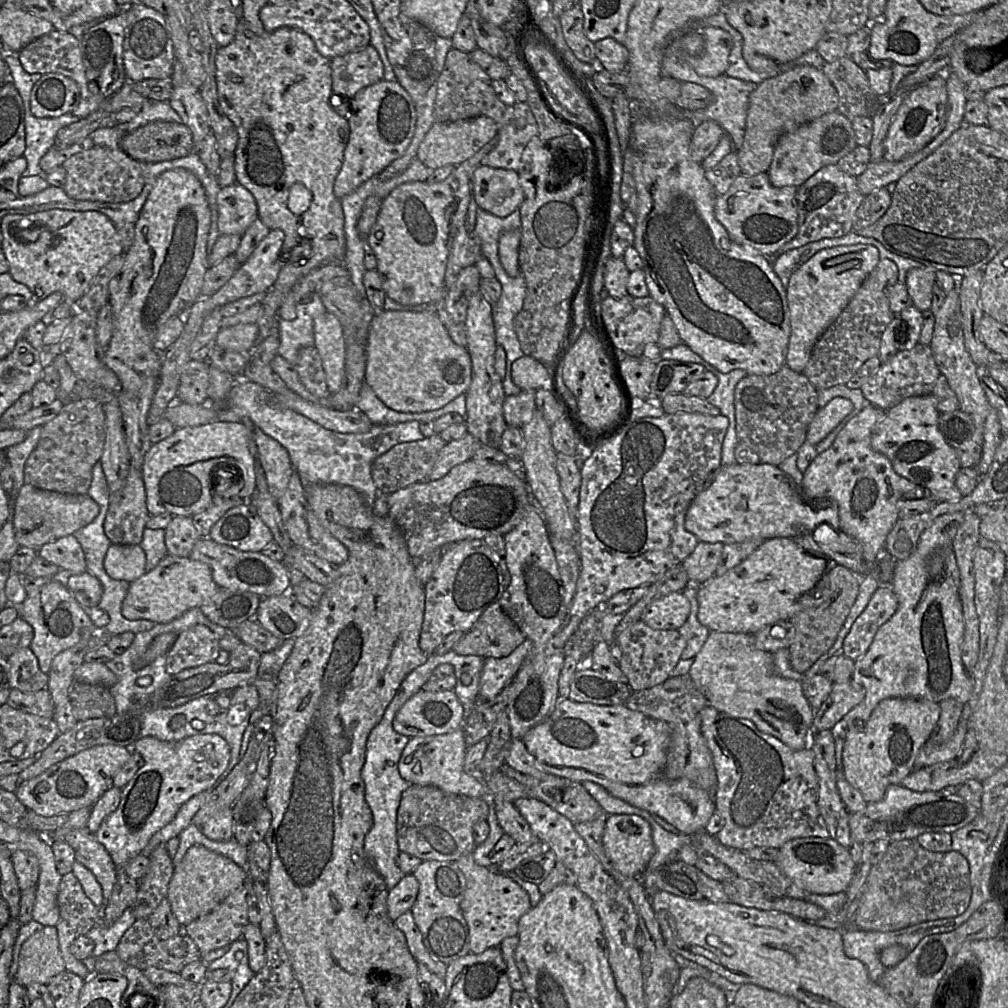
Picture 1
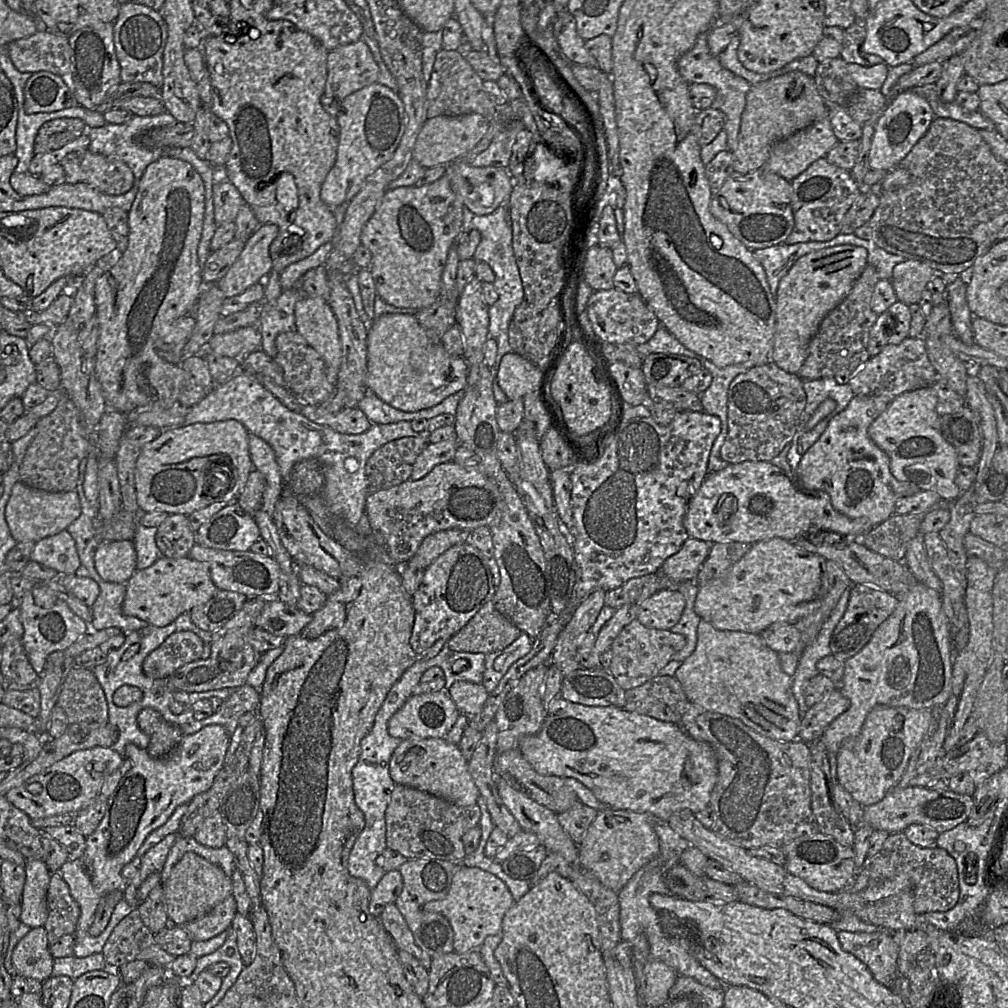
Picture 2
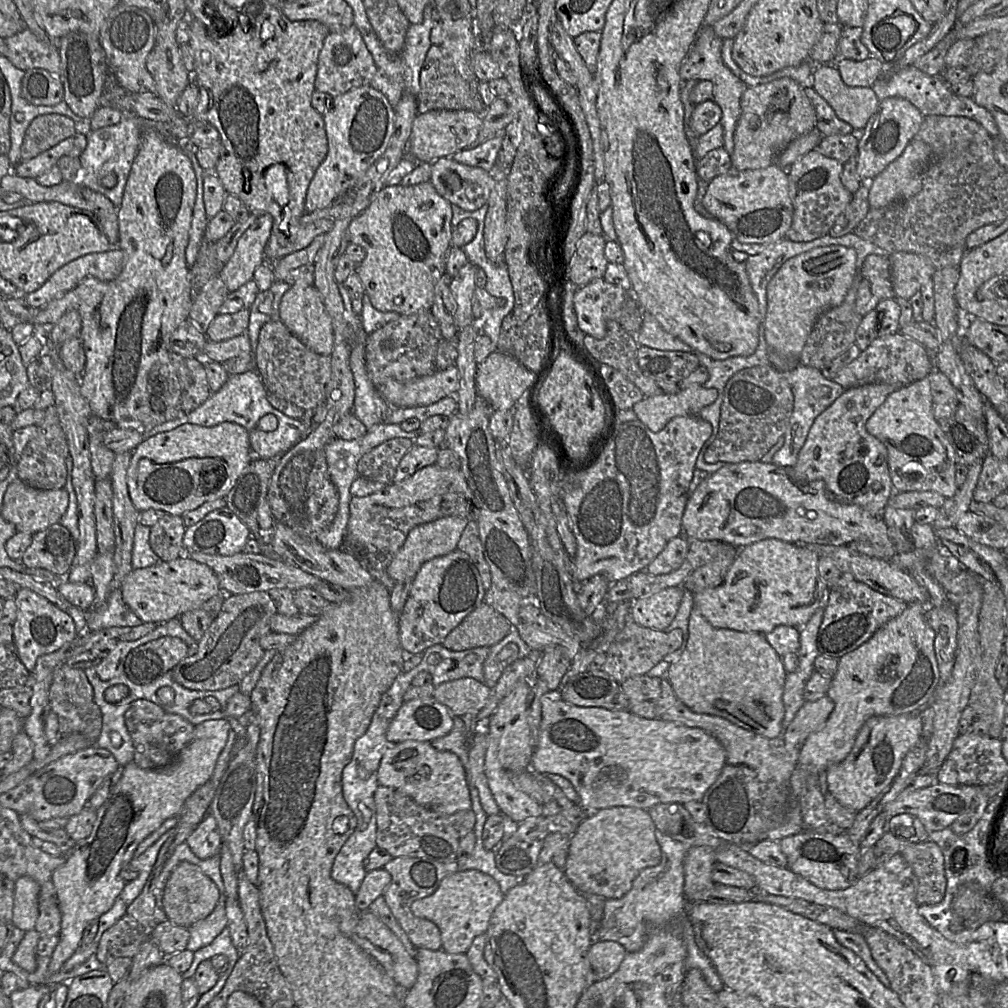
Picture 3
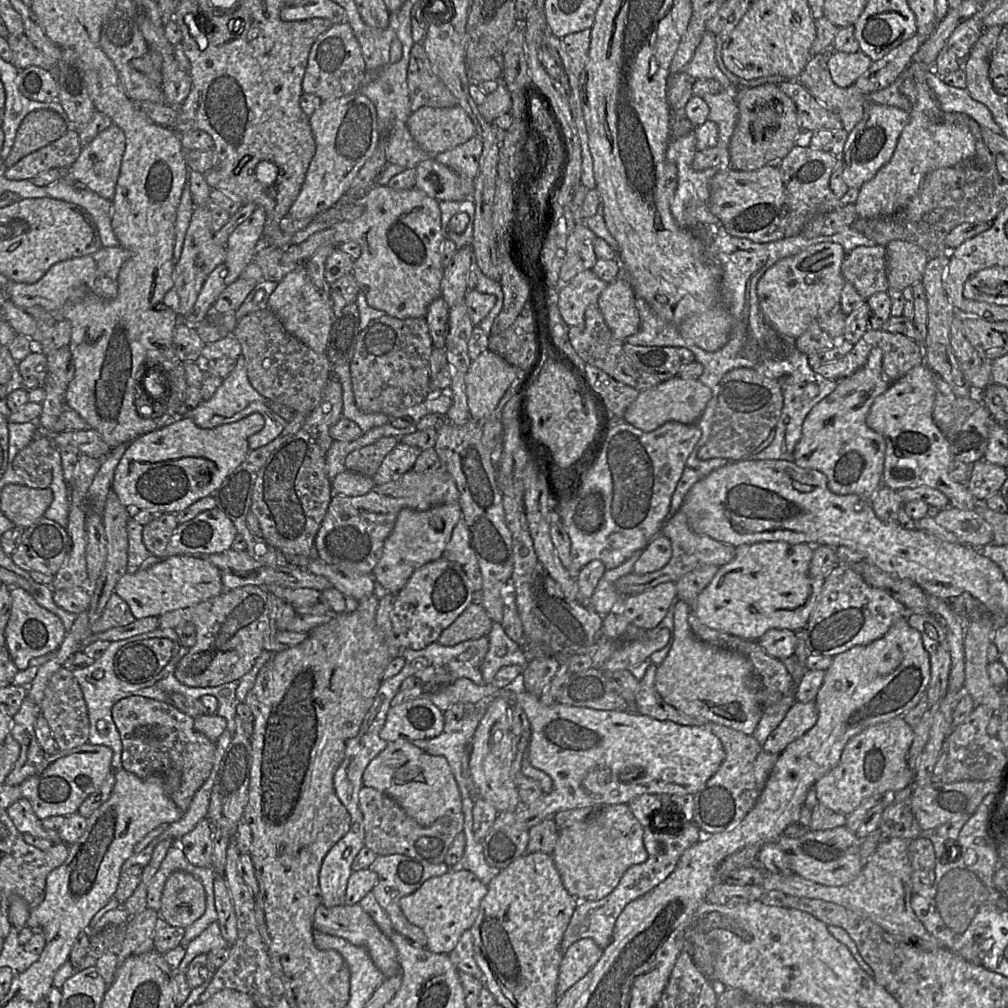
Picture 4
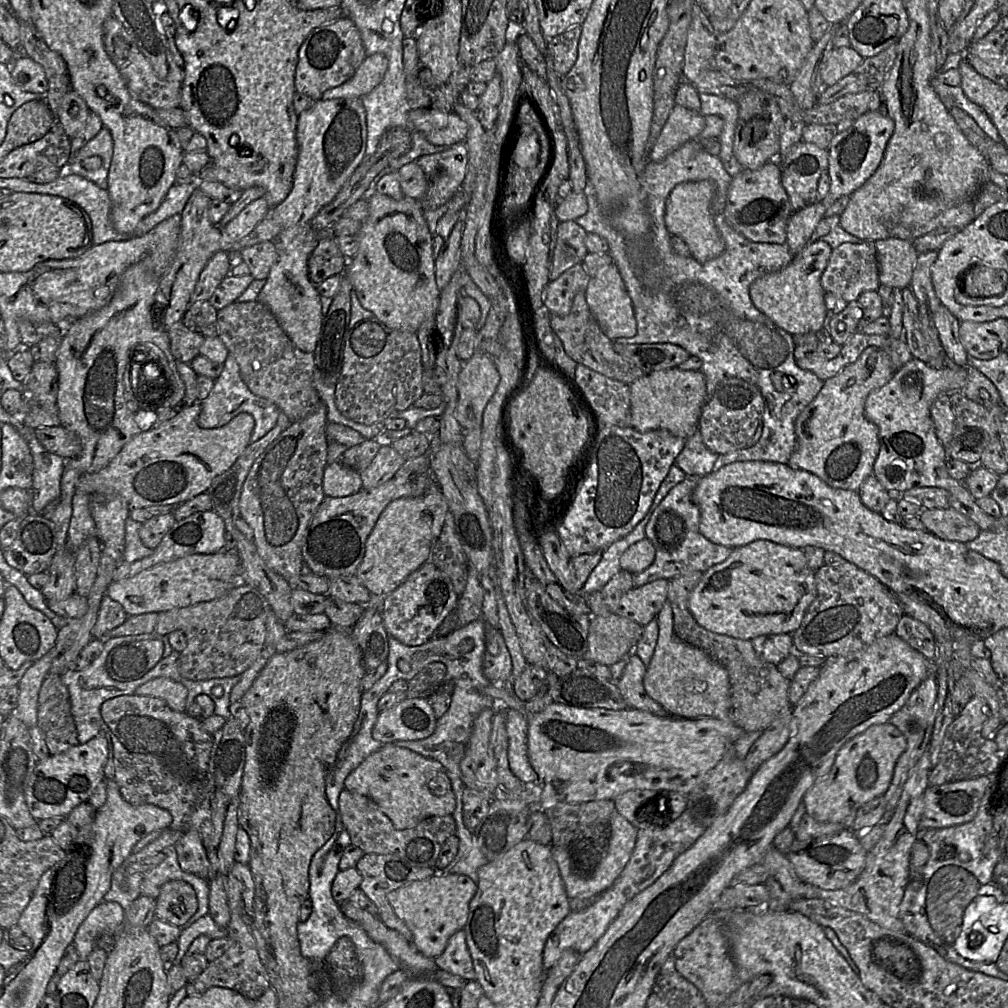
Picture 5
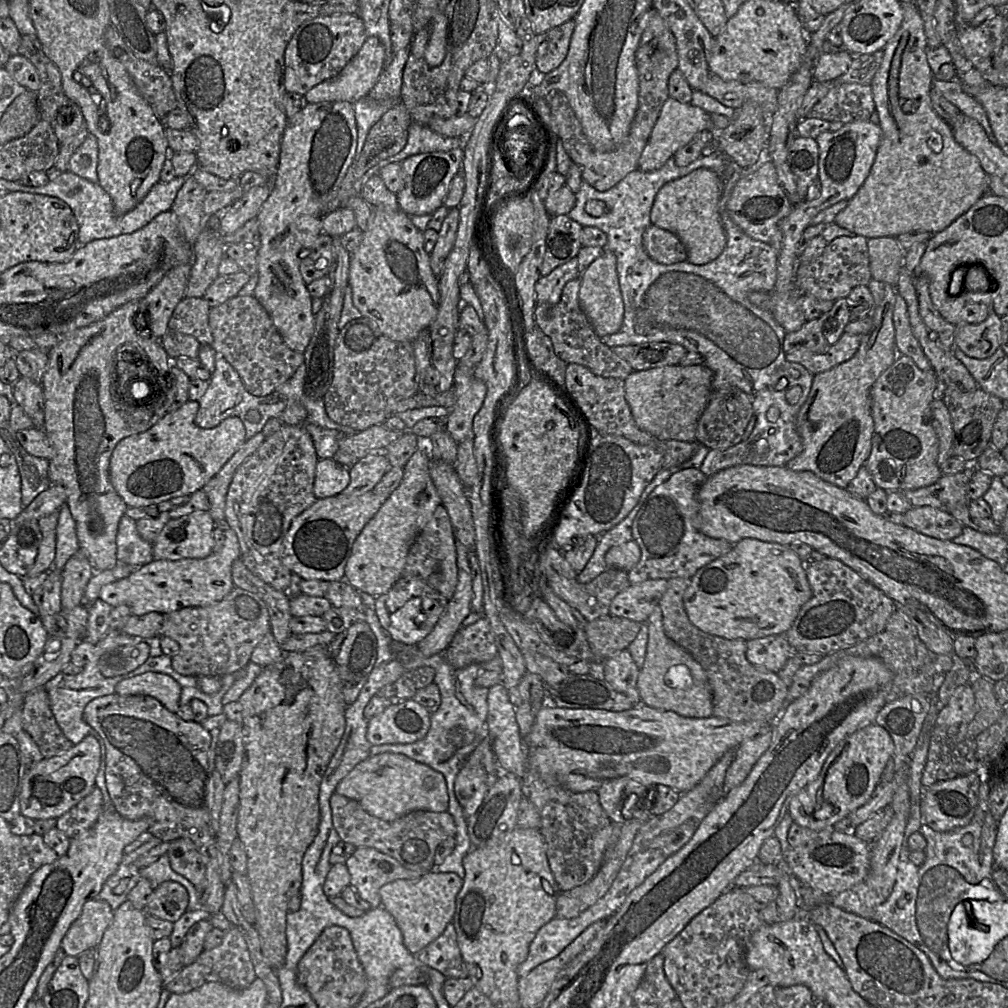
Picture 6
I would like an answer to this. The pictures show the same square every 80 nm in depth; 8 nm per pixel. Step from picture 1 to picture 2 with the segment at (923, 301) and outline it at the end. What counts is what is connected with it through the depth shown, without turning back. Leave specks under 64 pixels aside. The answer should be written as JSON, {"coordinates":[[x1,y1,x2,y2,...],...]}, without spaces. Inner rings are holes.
{"coordinates":[[906,259,893,268,892,285,898,301,918,305,928,283,938,275,936,269,922,261]]}

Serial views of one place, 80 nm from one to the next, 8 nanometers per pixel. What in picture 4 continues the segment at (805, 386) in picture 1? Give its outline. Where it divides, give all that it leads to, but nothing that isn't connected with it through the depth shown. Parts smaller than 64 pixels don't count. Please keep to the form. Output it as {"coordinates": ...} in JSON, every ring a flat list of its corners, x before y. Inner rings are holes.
{"coordinates":[[737,368,728,372,719,383,710,437,699,450,699,459,705,461,721,458,737,462,759,452,772,442,773,430,782,407,783,396,776,380,749,368]]}

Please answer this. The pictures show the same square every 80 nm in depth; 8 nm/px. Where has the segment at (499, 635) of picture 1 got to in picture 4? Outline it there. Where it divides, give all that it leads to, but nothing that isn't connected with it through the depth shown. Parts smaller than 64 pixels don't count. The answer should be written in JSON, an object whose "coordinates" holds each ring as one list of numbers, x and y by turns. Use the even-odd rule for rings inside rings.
{"coordinates":[[472,603,442,631,438,642,443,646,455,646,488,636,493,623,482,605]]}

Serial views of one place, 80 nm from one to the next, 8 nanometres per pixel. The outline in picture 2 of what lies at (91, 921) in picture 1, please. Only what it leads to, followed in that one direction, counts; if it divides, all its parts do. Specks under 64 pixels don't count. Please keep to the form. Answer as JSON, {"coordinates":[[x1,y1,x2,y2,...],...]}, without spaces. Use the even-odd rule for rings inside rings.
{"coordinates":[[52,873,47,890,47,909,48,916,43,927,47,932,49,943,54,943,61,937,71,934,74,935,77,922,80,917,80,907,71,896,67,883,59,873]]}

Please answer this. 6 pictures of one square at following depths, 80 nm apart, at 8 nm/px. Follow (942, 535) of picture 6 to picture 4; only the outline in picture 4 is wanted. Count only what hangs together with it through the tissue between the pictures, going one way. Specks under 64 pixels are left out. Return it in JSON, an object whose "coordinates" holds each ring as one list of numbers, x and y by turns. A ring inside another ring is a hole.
{"coordinates":[[948,506,933,511,939,525,954,533,962,544,984,546,993,542,993,527,974,510,960,510]]}

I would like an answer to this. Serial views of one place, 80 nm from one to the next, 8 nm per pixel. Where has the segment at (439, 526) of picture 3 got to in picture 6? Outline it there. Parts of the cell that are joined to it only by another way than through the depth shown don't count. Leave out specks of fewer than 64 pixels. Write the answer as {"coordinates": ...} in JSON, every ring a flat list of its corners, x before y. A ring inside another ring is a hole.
{"coordinates":[[419,448,404,465,403,478,356,538,345,566,344,579,372,597,387,593,402,577,409,549,430,521,441,498,430,475,430,457]]}

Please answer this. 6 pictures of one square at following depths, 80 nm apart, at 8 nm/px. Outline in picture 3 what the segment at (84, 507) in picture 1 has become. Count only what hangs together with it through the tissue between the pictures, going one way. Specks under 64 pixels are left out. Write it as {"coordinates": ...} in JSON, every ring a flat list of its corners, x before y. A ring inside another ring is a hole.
{"coordinates":[[20,479,11,482,4,494,1,514,15,526,17,532,34,534,59,523,69,504,69,494,63,489,44,490,29,486]]}

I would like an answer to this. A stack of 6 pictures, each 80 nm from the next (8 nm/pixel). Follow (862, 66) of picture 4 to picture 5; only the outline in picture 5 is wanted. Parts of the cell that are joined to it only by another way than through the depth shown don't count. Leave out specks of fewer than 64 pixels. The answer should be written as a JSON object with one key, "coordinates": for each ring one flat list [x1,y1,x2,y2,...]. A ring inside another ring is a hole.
{"coordinates":[[852,47,833,48,825,57,821,66,821,78,827,85,834,85,853,72,864,60]]}

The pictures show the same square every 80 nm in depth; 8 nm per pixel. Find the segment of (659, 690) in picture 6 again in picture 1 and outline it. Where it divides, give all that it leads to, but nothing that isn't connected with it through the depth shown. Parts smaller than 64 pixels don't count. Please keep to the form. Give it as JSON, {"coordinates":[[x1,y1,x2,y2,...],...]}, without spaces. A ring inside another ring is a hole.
{"coordinates":[[710,631,703,647,693,658,688,675,705,696,708,706,751,720,760,731,775,736,793,750,810,748,814,710,804,696,801,682,778,675,774,669,773,653,759,649,753,635]]}

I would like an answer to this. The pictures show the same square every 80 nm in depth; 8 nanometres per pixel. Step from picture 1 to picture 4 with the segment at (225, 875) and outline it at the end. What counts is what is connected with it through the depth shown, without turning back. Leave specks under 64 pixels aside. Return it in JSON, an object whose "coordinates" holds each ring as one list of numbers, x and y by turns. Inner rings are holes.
{"coordinates":[[178,870,166,880,158,916,173,927,187,928,206,910,205,890,191,874]]}

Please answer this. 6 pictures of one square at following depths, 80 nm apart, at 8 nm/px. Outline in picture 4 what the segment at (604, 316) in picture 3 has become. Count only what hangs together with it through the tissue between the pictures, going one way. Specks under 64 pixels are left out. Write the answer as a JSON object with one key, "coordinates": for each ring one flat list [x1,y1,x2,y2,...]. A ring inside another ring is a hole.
{"coordinates":[[591,270,580,272,557,291,559,312,571,327,581,324,589,306,597,306,598,299,608,283]]}

